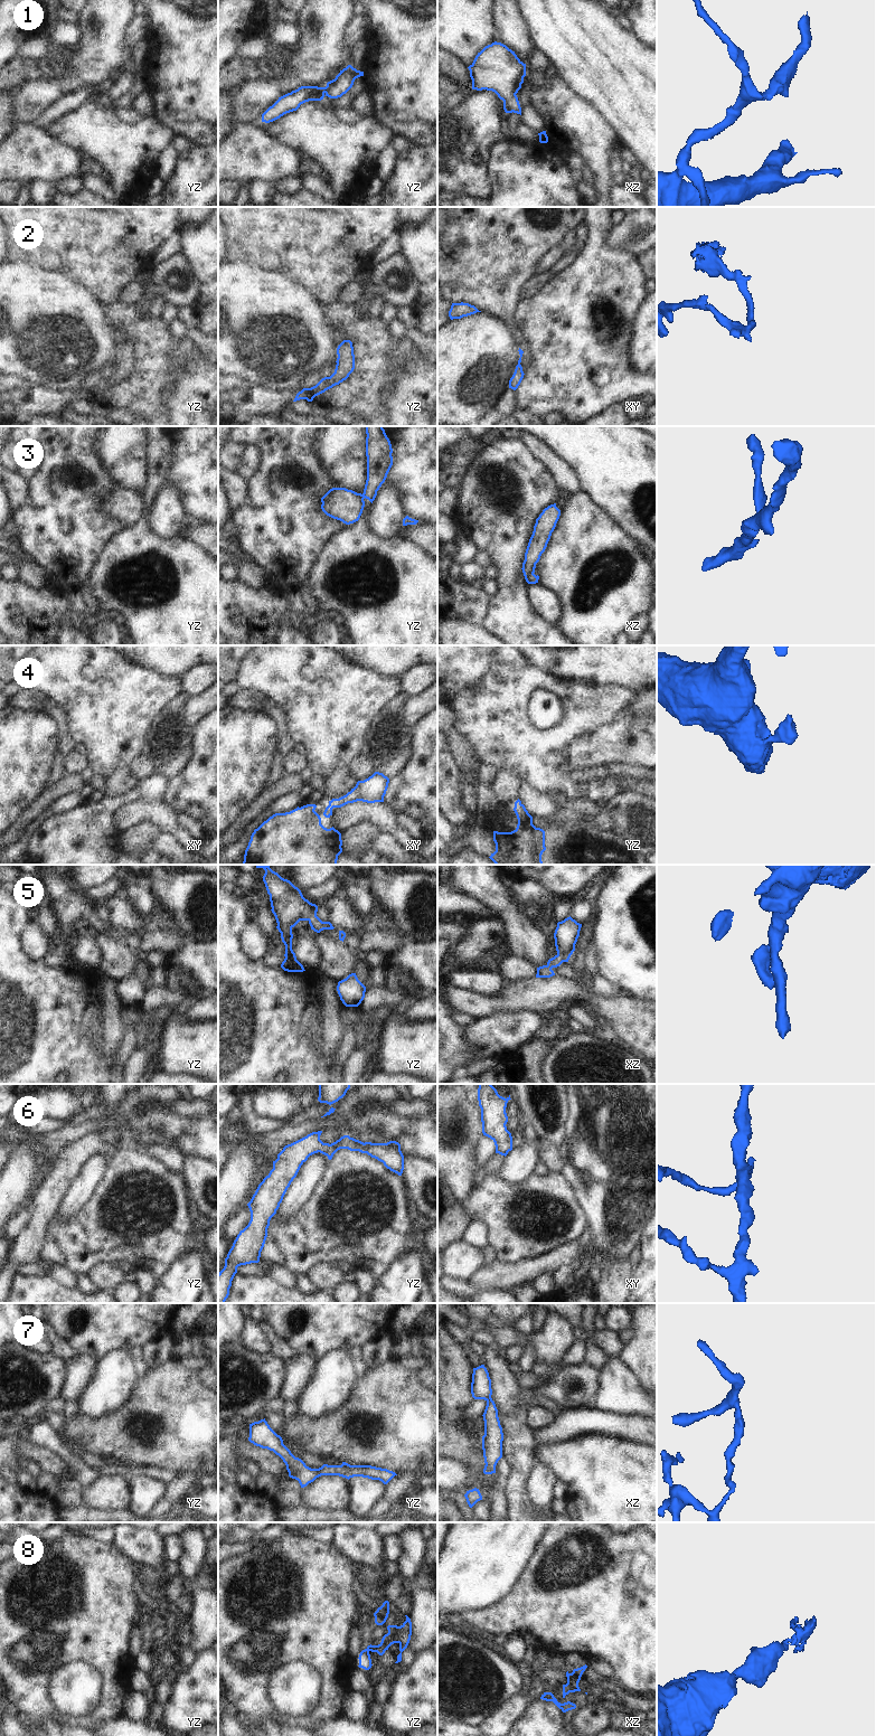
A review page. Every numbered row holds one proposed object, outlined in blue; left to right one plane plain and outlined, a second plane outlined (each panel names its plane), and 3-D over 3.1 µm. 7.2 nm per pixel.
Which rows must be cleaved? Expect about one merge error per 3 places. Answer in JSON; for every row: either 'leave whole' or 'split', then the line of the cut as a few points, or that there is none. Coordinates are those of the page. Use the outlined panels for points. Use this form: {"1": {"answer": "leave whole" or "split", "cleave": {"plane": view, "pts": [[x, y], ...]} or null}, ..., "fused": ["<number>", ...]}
{"1": {"answer": "leave whole", "cleave": null}, "2": {"answer": "leave whole", "cleave": null}, "3": {"answer": "split", "cleave": {"plane": "xz", "pts": [[534, 569], [525, 577]]}}, "4": {"answer": "leave whole", "cleave": null}, "5": {"answer": "leave whole", "cleave": null}, "6": {"answer": "leave whole", "cleave": null}, "7": {"answer": "leave whole", "cleave": null}, "8": {"answer": "split", "cleave": {"plane": "xz", "pts": [[573, 1670], [581, 1676]]}}, "fused": ["3", "8"]}

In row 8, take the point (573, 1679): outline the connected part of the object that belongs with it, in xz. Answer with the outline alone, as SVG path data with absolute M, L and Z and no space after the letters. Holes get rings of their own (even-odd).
M567 1671L566 1677L567 1683L563 1685L563 1698L565 1698L565 1696L568 1695L569 1692L581 1691L578 1687L581 1676L575 1673L574 1671L572 1673Z

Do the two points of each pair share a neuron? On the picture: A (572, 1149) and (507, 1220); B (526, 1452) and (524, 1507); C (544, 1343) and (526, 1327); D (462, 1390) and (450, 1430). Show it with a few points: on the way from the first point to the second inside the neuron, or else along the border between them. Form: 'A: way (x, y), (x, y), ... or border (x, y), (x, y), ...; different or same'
A: border (561, 1173), (573, 1189), (575, 1196); different
B: way (520, 1465), (518, 1493); same
C: border (533, 1332), (526, 1336); different
D: way (452, 1400), (450, 1403), (450, 1420); same

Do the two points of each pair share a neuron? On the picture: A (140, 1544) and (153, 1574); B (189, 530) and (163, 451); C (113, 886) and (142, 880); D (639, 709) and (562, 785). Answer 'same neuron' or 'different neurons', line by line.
A: same neuron
B: different neurons
C: same neuron
D: different neurons

